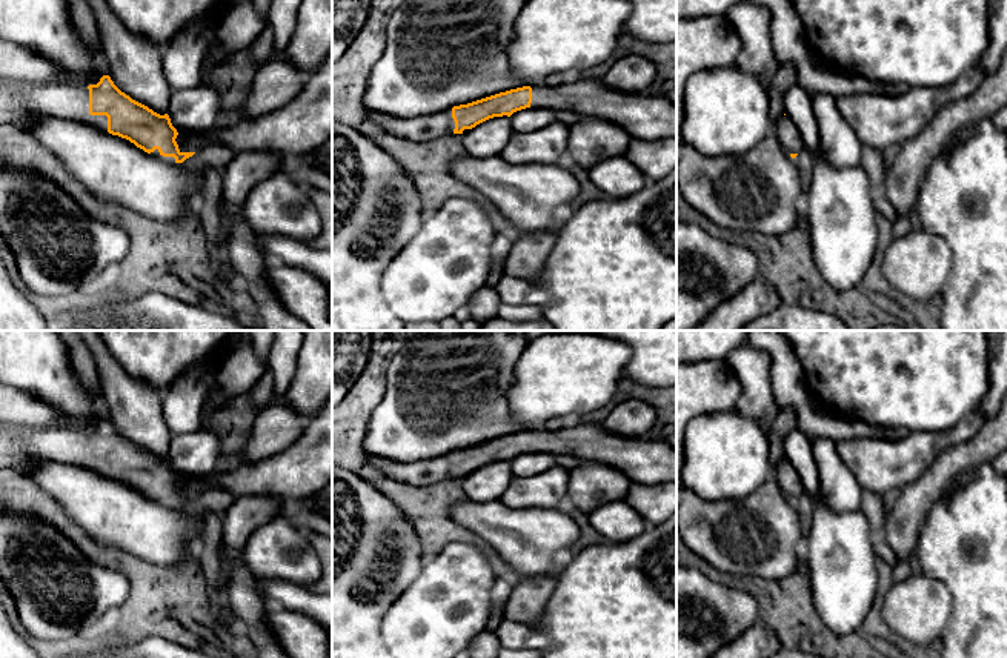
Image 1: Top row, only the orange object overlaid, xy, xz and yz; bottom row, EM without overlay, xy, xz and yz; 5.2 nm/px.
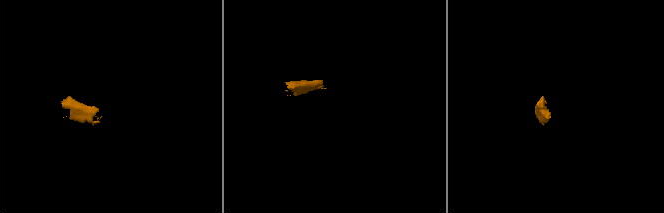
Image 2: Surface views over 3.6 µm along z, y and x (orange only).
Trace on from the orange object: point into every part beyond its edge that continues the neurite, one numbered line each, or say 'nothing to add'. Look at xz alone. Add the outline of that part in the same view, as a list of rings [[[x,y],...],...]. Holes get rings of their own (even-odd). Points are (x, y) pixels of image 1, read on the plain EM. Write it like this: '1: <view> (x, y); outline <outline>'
1: xz (643, 460); outline [[[601,424],[533,430],[530,452],[573,455],[623,472],[632,483],[676,483],[676,450],[652,438],[612,435]]]
2: xz (429, 471); outline [[[452,454],[414,463],[398,463],[372,455],[372,461],[391,478],[407,484],[434,484],[443,480],[452,480],[455,466]]]

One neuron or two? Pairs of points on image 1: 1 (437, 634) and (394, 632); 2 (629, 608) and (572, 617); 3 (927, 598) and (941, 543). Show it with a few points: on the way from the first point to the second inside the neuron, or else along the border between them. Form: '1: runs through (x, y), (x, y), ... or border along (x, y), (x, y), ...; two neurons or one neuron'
1: runs through (426, 634), (415, 638), (405, 632); one neuron
2: runs through (615, 617), (586, 617); one neuron
3: border along (915, 566), (944, 586), (950, 595), (952, 611); two neurons

